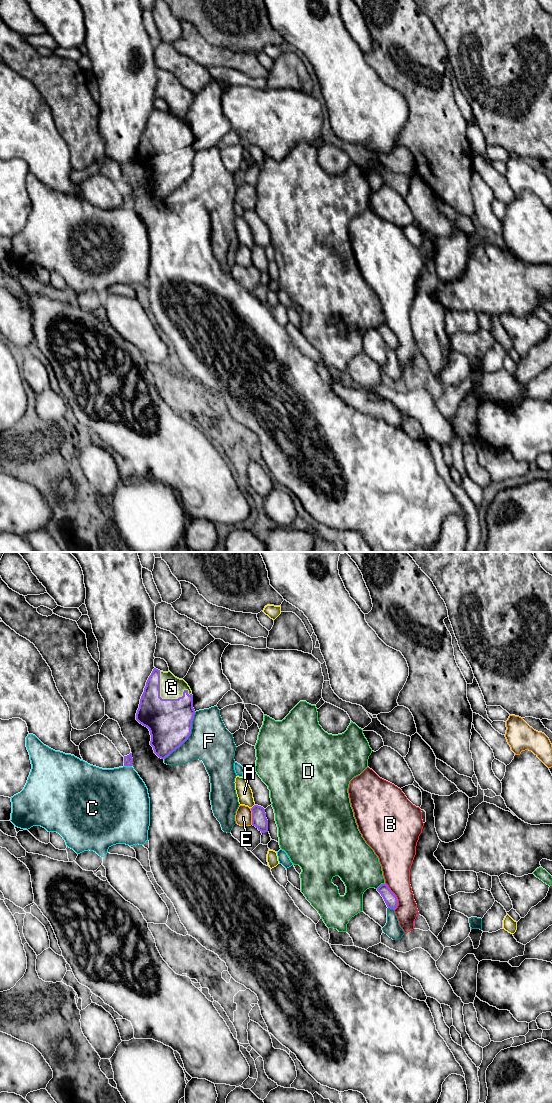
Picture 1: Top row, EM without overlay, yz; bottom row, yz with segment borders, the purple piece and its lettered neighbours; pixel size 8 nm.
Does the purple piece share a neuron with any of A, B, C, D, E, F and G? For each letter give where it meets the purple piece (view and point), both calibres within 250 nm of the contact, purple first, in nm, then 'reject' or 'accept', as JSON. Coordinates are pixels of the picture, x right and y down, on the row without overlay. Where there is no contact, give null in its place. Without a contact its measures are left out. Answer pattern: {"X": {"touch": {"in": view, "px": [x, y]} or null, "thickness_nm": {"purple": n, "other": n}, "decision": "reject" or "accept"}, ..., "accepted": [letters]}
{"A": {"touch": {"in": "yz", "px": [253, 246]}, "thickness_nm": {"purple": 120, "other": 130}, "decision": "reject"}, "B": {"touch": {"in": "yz", "px": [395, 336]}, "thickness_nm": {"purple": 100, "other": 240}, "decision": "reject"}, "C": {"touch": {"in": "yz", "px": [128, 205]}, "thickness_nm": {"purple": 70, "other": 440}, "decision": "reject"}, "D": {"touch": {"in": "yz", "px": [380, 325]}, "thickness_nm": {"purple": 100, "other": 340}, "decision": "reject"}, "E": {"touch": {"in": "yz", "px": [252, 256]}, "thickness_nm": {"purple": 120, "other": 140}, "decision": "reject"}, "F": {"touch": {"in": "yz", "px": [188, 176]}, "thickness_nm": {"purple": 360, "other": 320}, "decision": "reject"}, "G": {"touch": {"in": "yz", "px": [165, 139]}, "thickness_nm": {"purple": 360, "other": 190}, "decision": "accept"}, "accepted": ["G"]}

